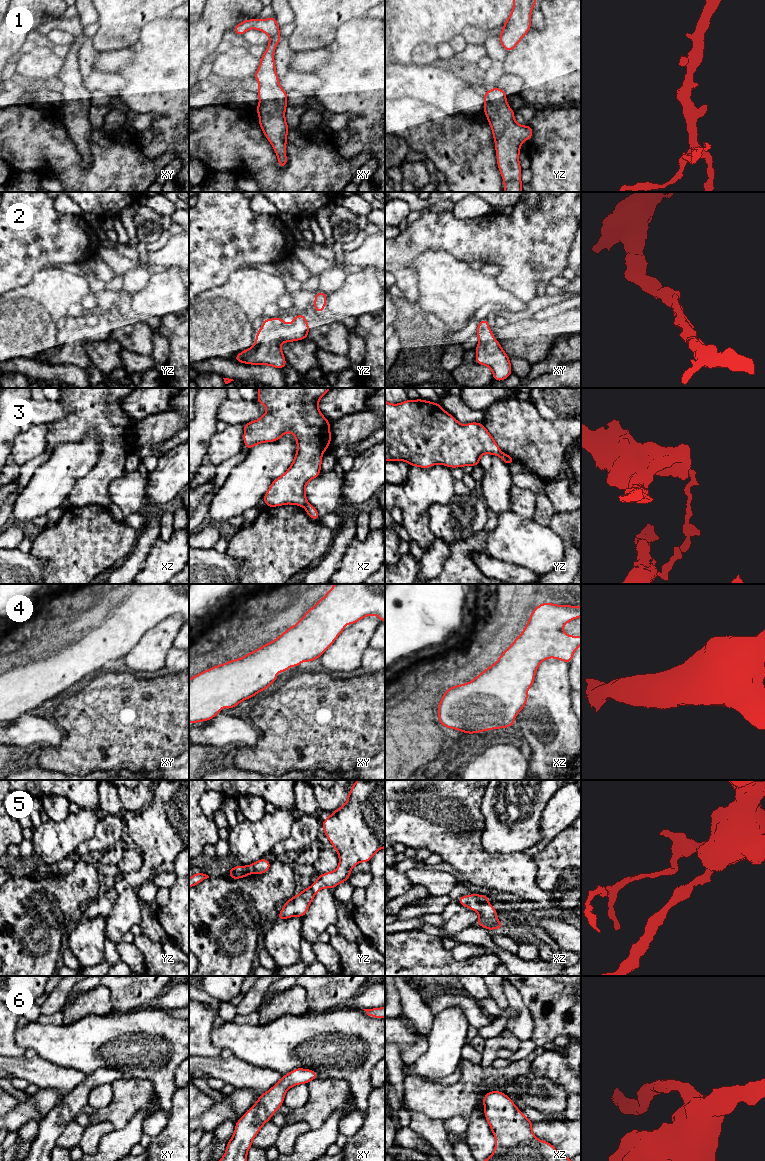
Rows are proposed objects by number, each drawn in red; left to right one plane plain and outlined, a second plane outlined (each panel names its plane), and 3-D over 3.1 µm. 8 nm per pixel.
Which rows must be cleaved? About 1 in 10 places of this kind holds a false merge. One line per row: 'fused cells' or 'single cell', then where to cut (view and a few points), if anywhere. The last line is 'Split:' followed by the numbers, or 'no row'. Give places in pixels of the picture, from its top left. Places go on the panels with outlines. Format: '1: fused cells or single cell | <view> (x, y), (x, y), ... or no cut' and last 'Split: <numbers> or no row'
1: single cell | no cut
2: single cell | no cut
3: fused cells | xz (306, 502), (303, 506)
4: single cell | no cut
5: single cell | no cut
6: single cell | no cut
Split: 3

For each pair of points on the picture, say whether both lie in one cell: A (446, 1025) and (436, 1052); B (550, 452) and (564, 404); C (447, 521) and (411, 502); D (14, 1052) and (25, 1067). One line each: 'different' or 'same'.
A: same
B: different
C: different
D: different

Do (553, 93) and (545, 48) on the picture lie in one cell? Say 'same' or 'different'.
same

